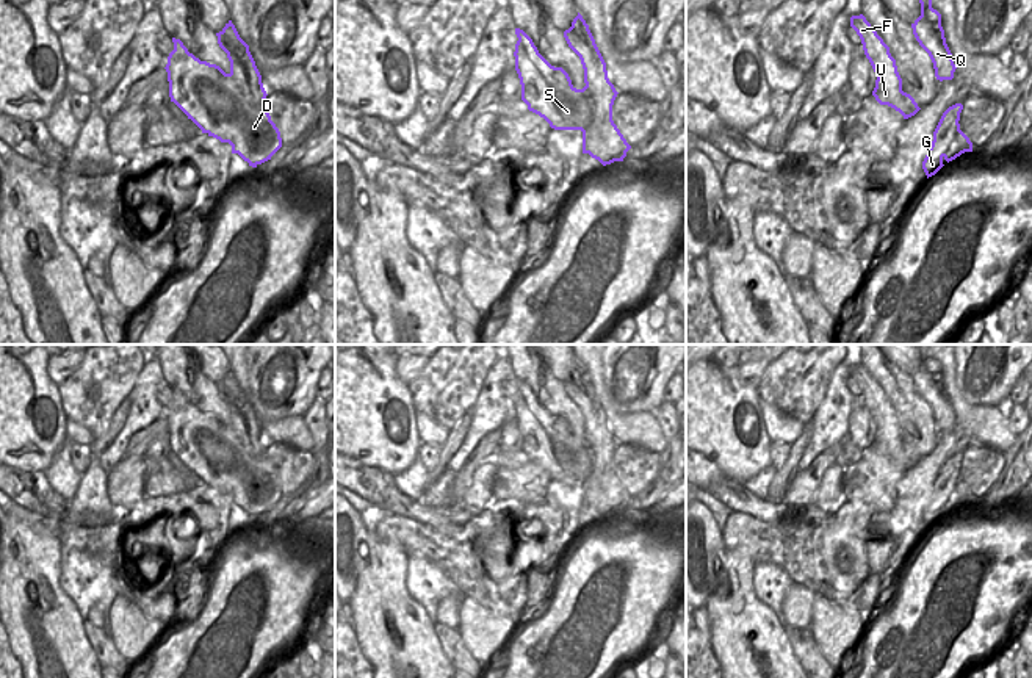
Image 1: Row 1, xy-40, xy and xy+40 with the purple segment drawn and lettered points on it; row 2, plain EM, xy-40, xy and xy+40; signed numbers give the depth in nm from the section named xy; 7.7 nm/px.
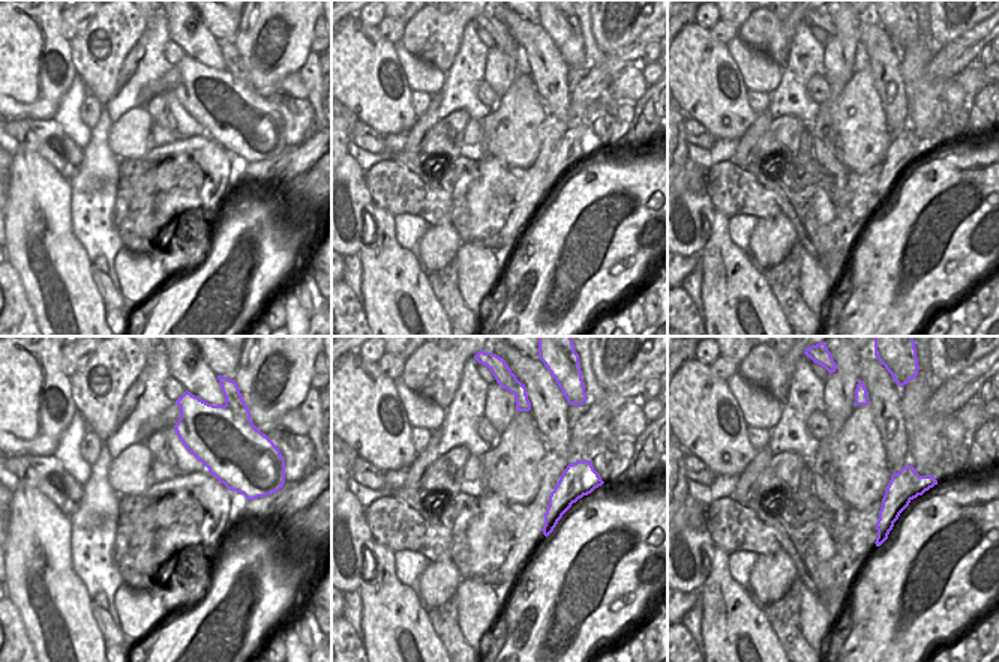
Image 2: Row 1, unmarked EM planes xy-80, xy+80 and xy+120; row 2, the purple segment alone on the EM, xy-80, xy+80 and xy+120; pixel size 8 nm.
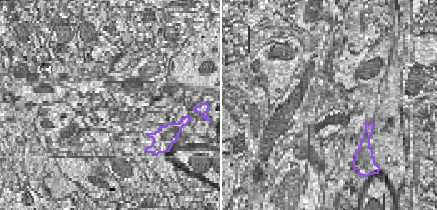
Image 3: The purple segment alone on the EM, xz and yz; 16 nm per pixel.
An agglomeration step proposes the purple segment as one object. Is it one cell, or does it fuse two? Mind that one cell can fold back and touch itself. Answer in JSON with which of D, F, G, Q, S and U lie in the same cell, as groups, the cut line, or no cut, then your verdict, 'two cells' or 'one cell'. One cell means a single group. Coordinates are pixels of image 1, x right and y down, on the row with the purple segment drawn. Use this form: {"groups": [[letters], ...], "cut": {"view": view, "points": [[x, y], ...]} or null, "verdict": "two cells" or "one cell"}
{"groups": [["D", "F", "S", "U"], ["G", "Q"]], "cut": {"view": "xy", "points": [[611, 119], [602, 126], [605, 147], [591, 155]]}, "verdict": "two cells"}

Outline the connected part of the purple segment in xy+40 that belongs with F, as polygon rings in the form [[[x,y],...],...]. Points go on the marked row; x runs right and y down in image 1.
[[[863,14],[852,16],[850,27],[860,36],[864,55],[877,75],[872,91],[875,100],[880,105],[894,108],[904,119],[915,116],[921,108],[910,94],[902,91],[902,78],[897,72],[896,60],[889,53],[889,47]]]

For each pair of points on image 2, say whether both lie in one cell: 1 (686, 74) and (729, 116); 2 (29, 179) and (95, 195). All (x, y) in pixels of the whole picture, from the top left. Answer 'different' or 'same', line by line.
1: same
2: different

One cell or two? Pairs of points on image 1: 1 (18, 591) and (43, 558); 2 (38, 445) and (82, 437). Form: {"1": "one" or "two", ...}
{"1": "one", "2": "two"}

